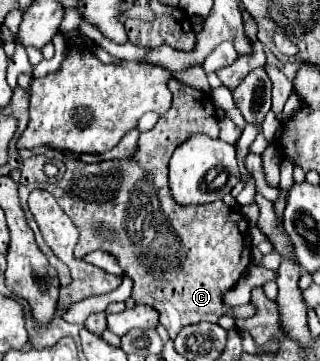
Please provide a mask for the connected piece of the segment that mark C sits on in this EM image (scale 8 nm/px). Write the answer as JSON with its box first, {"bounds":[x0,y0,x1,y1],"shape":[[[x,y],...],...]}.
{"bounds":[34,80,256,340],"shape":[[[170,80],[168,88],[172,92],[172,108],[166,110],[152,130],[140,134],[138,154],[130,158],[130,162],[100,162],[100,164],[84,164],[80,160],[66,158],[58,150],[50,148],[36,148],[34,152],[46,154],[50,158],[58,158],[66,166],[66,174],[58,184],[46,186],[46,190],[56,196],[62,210],[70,216],[74,226],[80,232],[78,244],[74,254],[82,258],[92,250],[106,250],[116,256],[118,264],[122,266],[124,274],[134,280],[132,298],[136,304],[154,306],[160,312],[160,324],[168,330],[170,338],[174,340],[178,330],[188,324],[196,322],[218,322],[220,316],[232,318],[250,318],[256,312],[252,302],[242,306],[228,306],[222,296],[232,290],[250,264],[250,240],[248,240],[248,224],[244,216],[228,208],[224,202],[212,204],[196,204],[196,206],[182,206],[178,204],[168,184],[168,164],[172,152],[178,144],[182,144],[192,134],[208,134],[218,138],[218,122],[216,122],[216,108],[210,94],[186,86],[178,80]]]}

